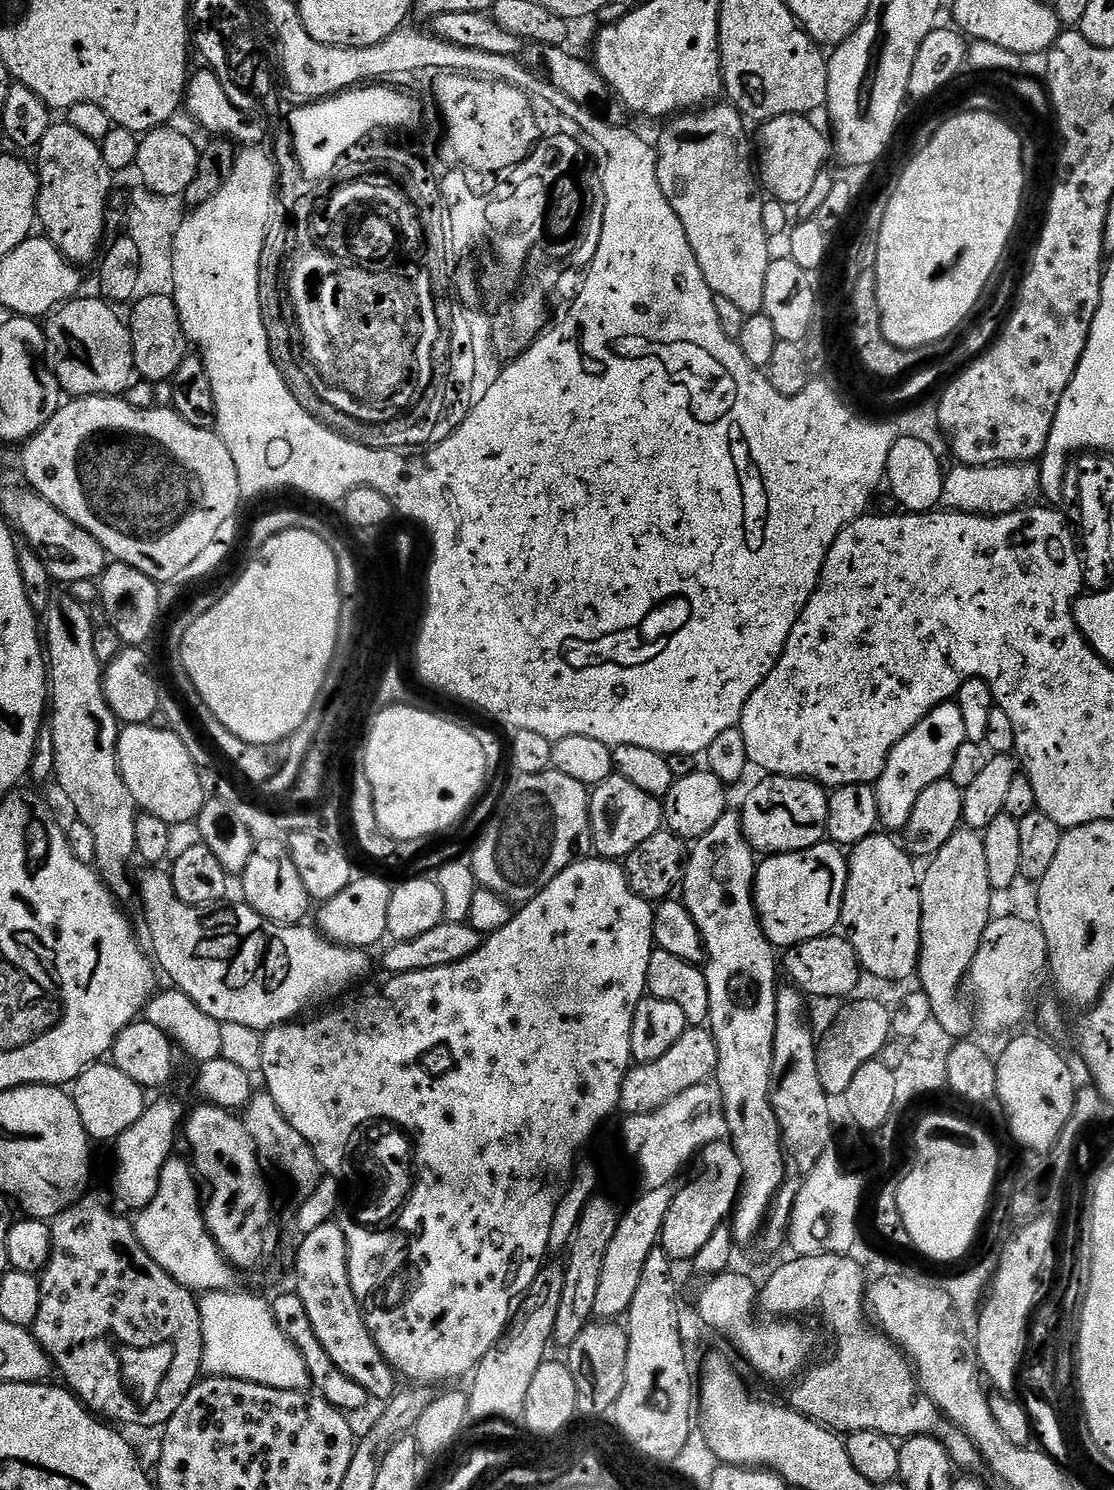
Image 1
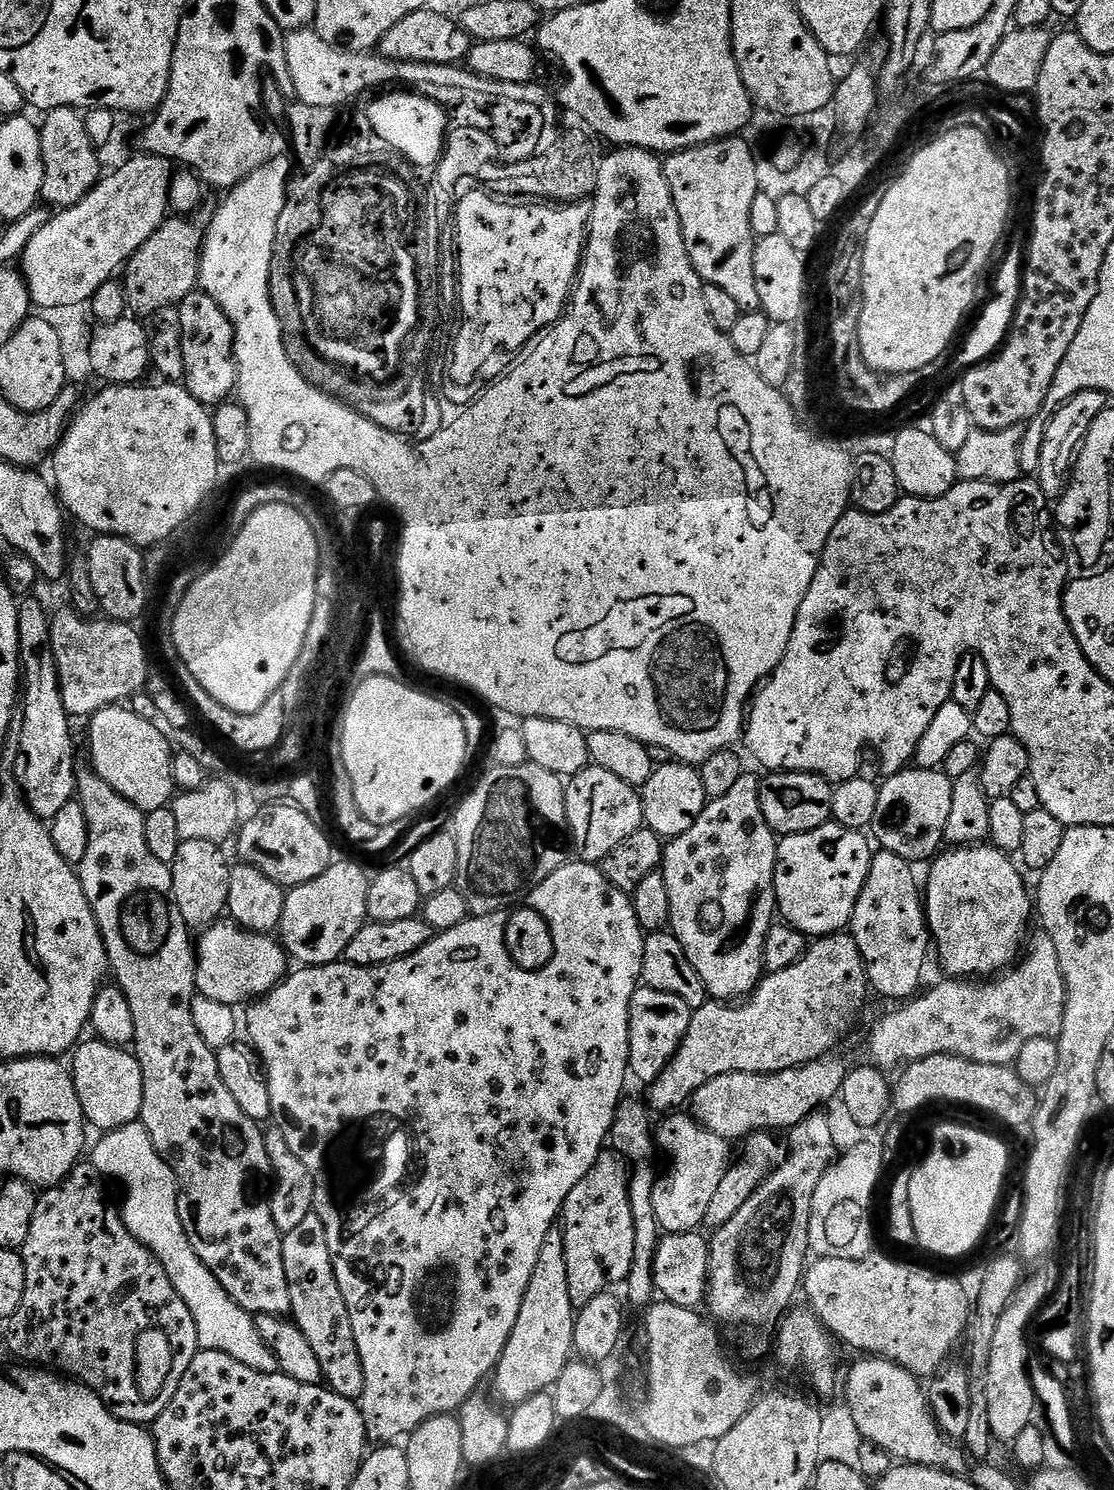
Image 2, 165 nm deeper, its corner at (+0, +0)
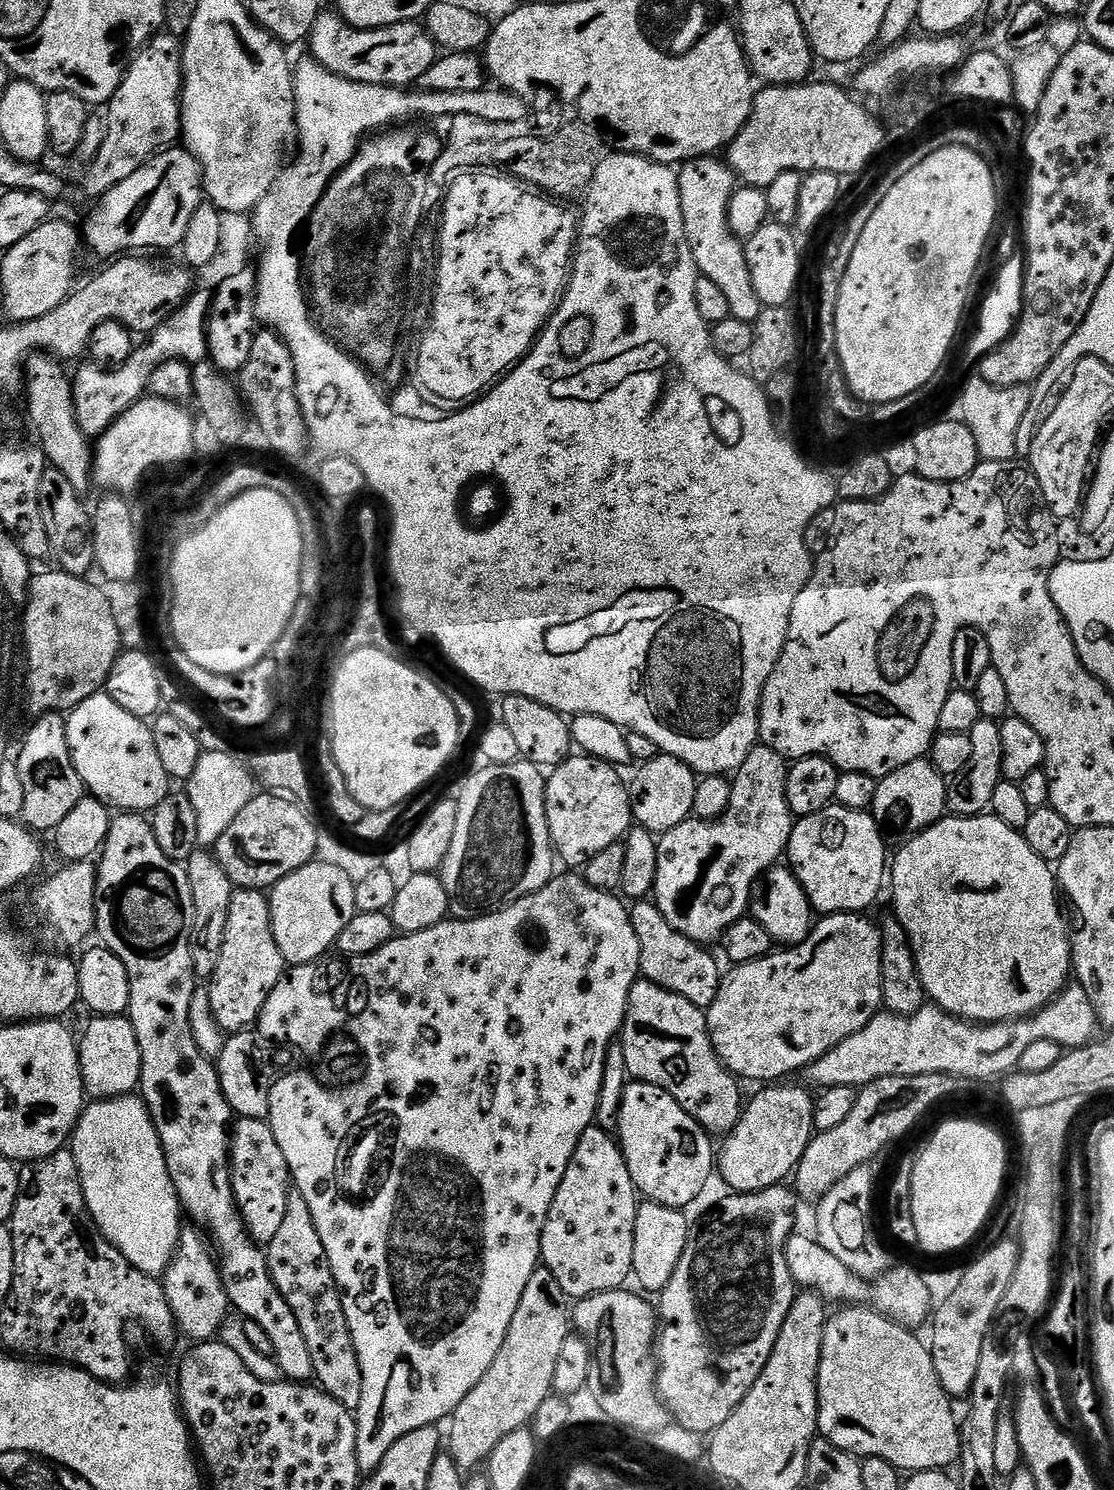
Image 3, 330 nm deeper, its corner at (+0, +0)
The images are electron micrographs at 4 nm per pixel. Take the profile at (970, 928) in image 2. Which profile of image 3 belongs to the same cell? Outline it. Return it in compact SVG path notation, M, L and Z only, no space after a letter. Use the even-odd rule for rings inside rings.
M948 814L934 826L922 830L917 836L905 839L901 844L904 845L901 846L900 853L890 860L890 892L892 888L892 904L896 907L894 918L904 927L904 932L908 935L916 959L916 969L920 975L920 985L924 987L925 997L935 1007L973 1024L1001 1024L1003 1020L1020 1020L1024 1016L1034 1015L1038 1010L1045 1008L1059 992L1064 991L1073 975L1070 924L1066 916L1064 921L1064 916L1060 913L1062 896L1058 891L1053 865L1038 858L1038 854L1030 850L1030 842L1026 842L1021 829L1006 826L1006 822L991 814L978 816Z

